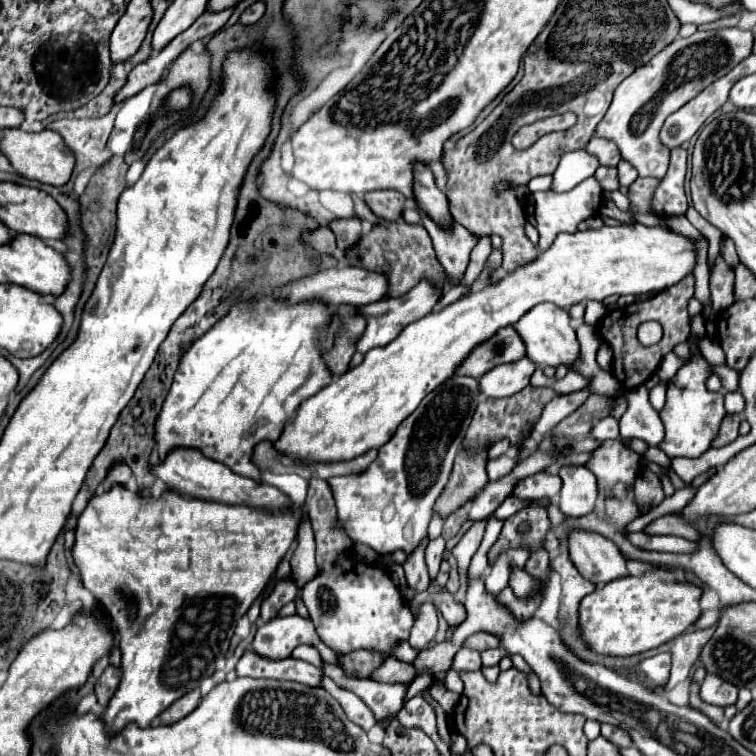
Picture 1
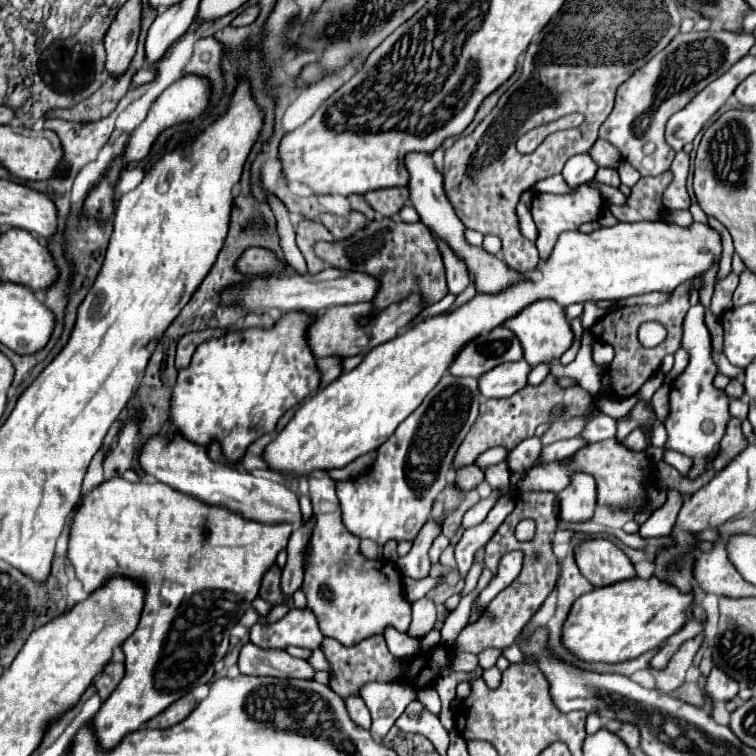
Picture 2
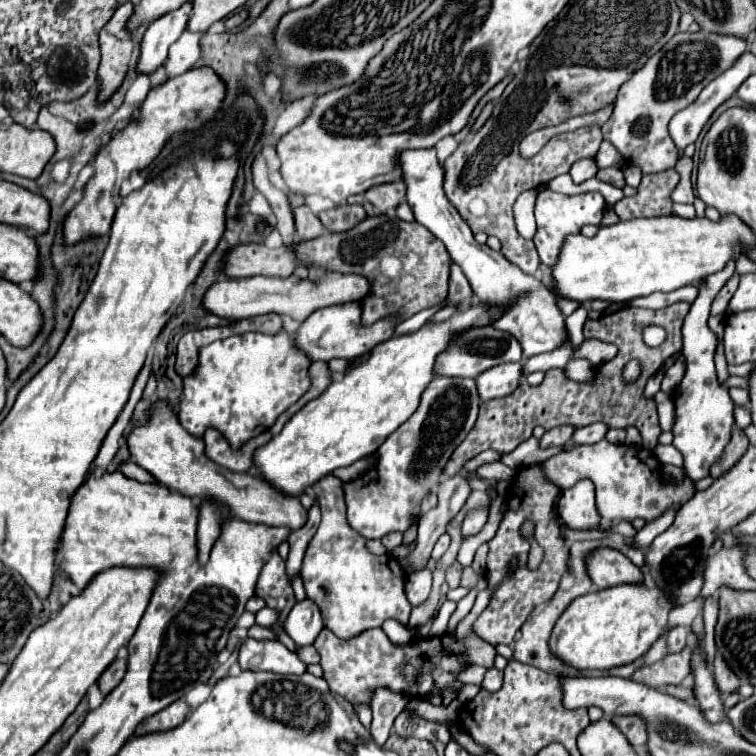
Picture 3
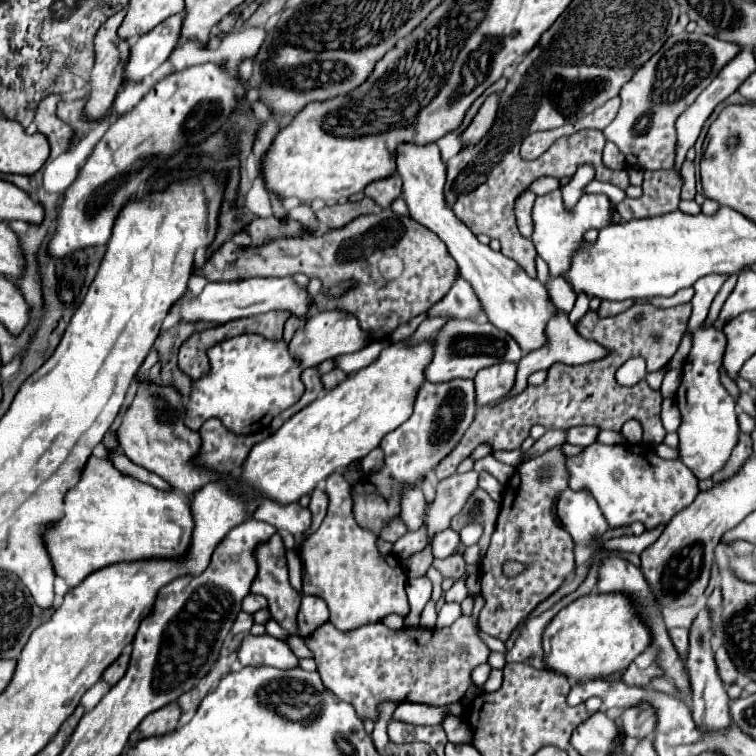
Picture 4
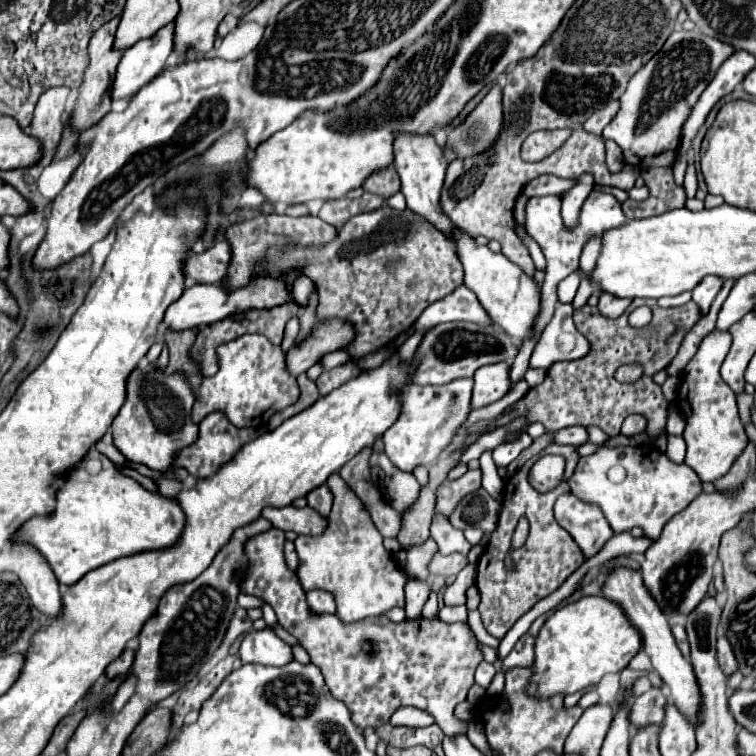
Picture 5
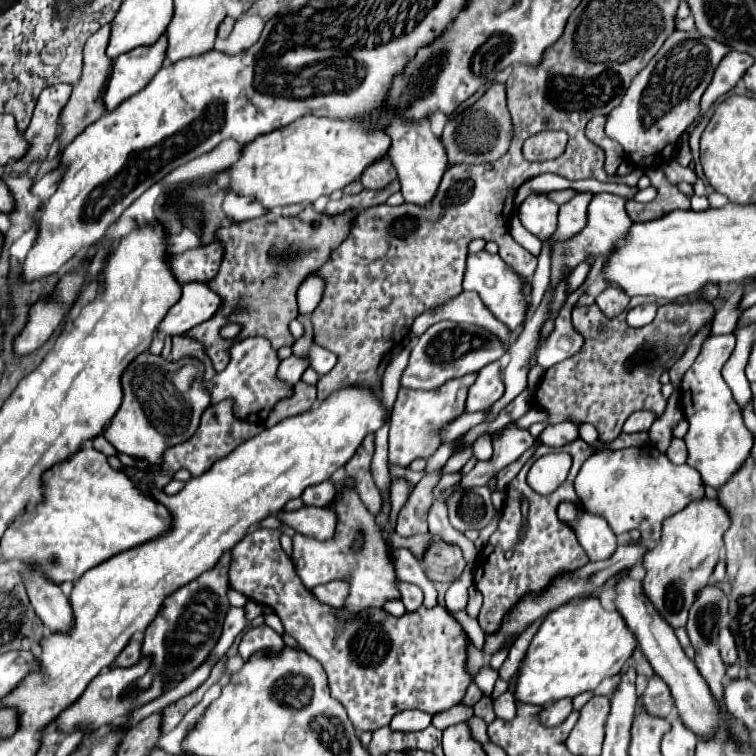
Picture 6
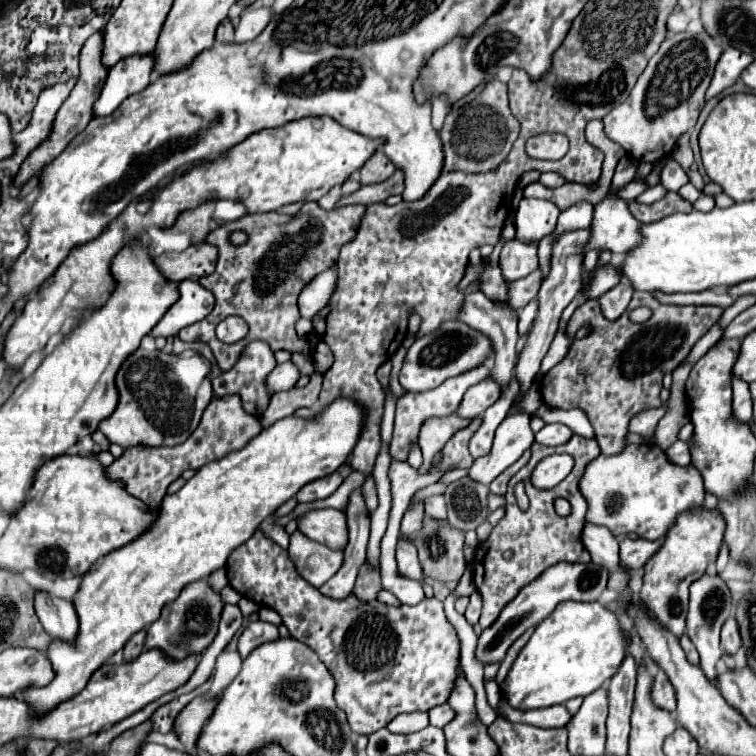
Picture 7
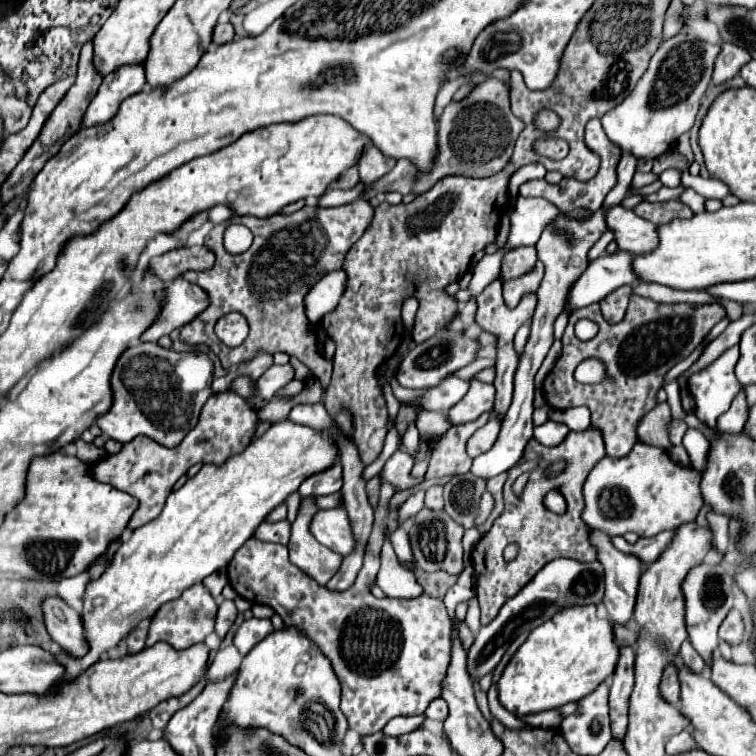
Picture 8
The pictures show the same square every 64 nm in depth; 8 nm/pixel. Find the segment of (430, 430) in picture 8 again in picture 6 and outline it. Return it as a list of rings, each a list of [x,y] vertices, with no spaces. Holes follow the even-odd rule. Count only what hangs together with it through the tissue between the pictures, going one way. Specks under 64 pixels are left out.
[[[486,412],[462,414],[462,416],[458,416],[458,420],[454,420],[454,422],[446,424],[446,428],[442,428],[442,434],[440,434],[440,438],[442,438],[442,444],[446,444],[446,442],[452,442],[452,440],[456,440],[458,436],[466,434],[470,428],[474,428],[476,424],[480,424],[480,422],[482,422],[484,414],[486,414]]]

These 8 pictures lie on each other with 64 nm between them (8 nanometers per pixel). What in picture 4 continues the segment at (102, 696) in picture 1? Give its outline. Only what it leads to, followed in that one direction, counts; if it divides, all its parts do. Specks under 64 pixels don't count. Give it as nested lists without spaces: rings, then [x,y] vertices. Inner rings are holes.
[[[124,652],[114,664],[110,664],[110,668],[106,668],[106,672],[104,672],[102,678],[104,678],[108,684],[116,684],[116,682],[126,674],[128,664],[130,664],[130,654]]]

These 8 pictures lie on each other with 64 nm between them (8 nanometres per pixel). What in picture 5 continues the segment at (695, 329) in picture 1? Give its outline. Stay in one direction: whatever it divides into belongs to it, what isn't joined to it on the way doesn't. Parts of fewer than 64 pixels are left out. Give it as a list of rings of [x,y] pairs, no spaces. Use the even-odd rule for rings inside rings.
[[[706,276],[706,280],[702,280],[702,284],[698,284],[698,288],[694,288],[692,300],[700,306],[702,314],[708,312],[710,304],[714,302],[716,294],[718,294],[720,288],[722,288],[722,282],[724,282],[724,280],[718,278],[718,276]],[[710,332],[700,342],[696,356],[684,368],[676,396],[676,406],[682,410],[686,418],[686,430],[682,436],[686,440],[688,450],[684,462],[700,476],[702,482],[714,482],[722,478],[730,470],[730,464],[734,464],[734,460],[750,442],[744,424],[738,416],[736,394],[720,378],[720,366],[730,350],[730,344],[732,336],[728,332]]]

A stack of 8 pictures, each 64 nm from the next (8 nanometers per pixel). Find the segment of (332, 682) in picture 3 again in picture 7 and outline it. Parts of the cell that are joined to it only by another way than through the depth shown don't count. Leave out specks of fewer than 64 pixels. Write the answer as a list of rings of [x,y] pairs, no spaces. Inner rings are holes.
[[[260,530],[238,546],[228,558],[228,580],[230,586],[240,592],[240,596],[260,604],[274,608],[282,622],[286,624],[290,636],[308,644],[320,660],[328,666],[330,674],[336,680],[336,702],[342,712],[346,712],[350,728],[358,734],[370,736],[376,730],[384,728],[394,716],[402,712],[428,712],[428,708],[444,704],[454,680],[456,666],[460,660],[460,642],[452,624],[448,624],[444,616],[444,606],[436,598],[424,598],[416,606],[390,606],[378,600],[358,600],[354,594],[346,596],[346,600],[330,600],[322,596],[318,588],[306,584],[306,580],[296,572],[292,560],[288,558],[288,550],[280,548],[276,542],[266,538]]]

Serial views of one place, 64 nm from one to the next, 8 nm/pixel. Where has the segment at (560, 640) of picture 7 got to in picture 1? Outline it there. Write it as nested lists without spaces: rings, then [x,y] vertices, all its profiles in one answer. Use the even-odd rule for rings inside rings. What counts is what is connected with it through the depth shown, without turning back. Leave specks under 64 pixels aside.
[[[656,568],[644,576],[626,576],[598,586],[578,606],[580,638],[594,654],[634,656],[666,644],[686,632],[700,616],[700,588],[680,582],[672,572]]]

